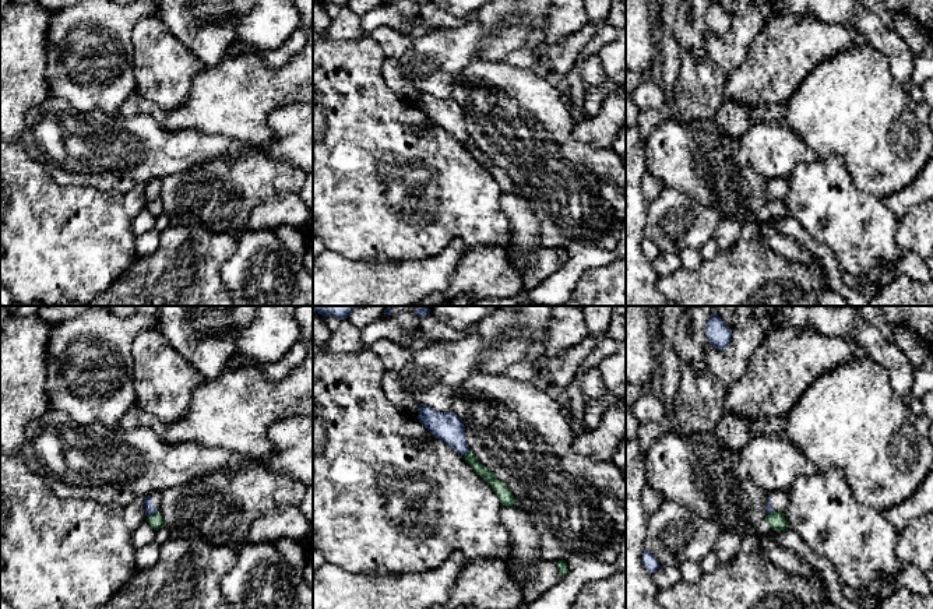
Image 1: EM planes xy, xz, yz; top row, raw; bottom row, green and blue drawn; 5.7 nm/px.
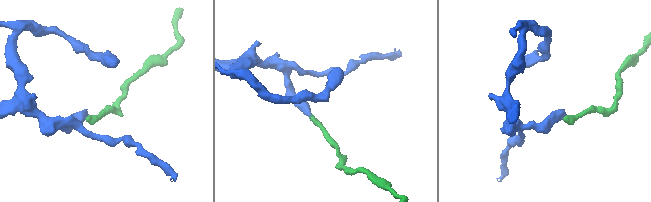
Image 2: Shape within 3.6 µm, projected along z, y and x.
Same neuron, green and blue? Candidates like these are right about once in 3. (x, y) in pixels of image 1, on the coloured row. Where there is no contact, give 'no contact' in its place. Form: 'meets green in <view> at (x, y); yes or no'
meets green in xy at (154, 513); no

